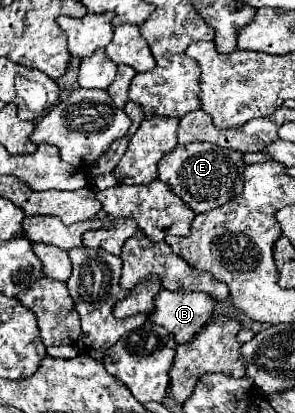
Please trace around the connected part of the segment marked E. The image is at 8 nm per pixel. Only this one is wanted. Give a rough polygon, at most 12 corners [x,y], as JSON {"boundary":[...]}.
{"boundary":[[175,146],[159,180],[195,214],[243,190],[243,152]]}

